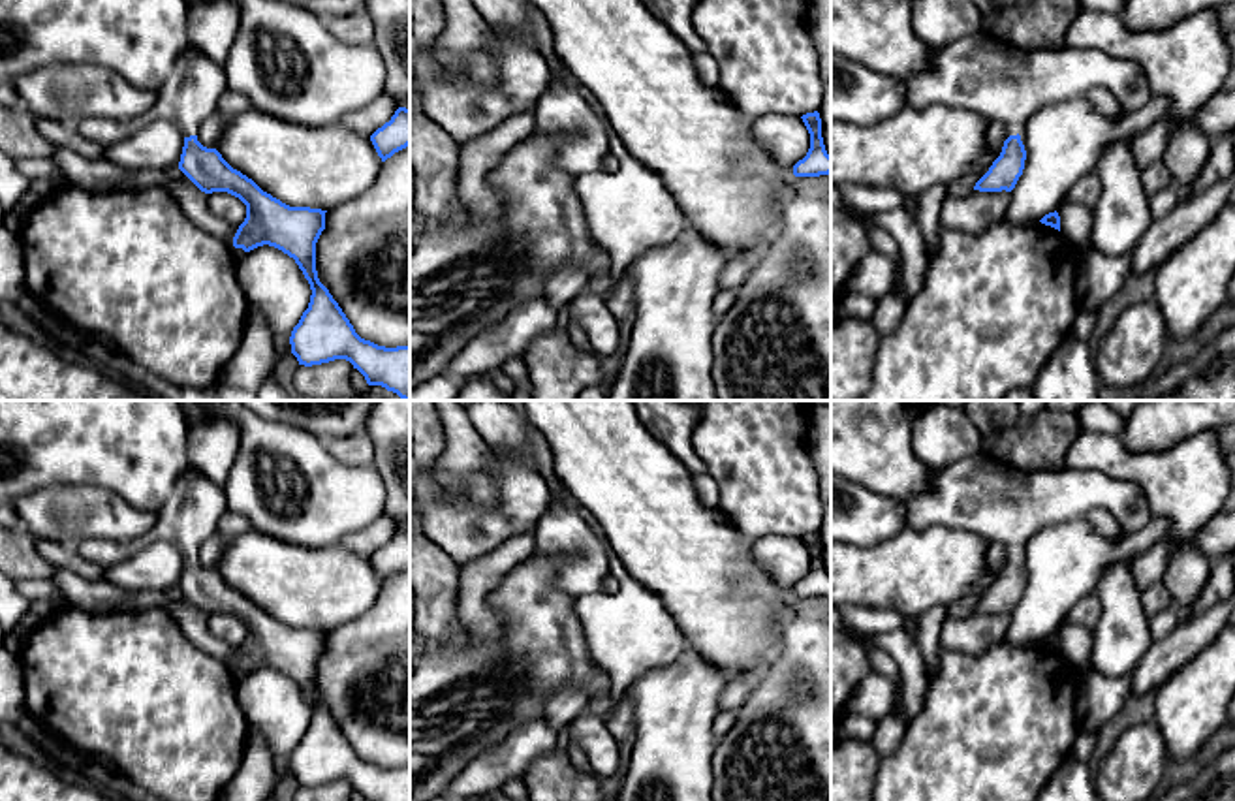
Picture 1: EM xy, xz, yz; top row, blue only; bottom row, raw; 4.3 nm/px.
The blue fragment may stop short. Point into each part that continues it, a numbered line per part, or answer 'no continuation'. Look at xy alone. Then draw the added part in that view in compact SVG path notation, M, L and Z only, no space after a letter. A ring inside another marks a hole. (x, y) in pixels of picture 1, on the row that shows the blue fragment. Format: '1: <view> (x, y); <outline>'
1: xy (190, 94); M190 45L180 53L173 71L156 90L156 102L149 111L130 120L85 117L75 124L75 130L105 147L128 139L154 120L165 120L184 137L190 137L197 134L203 120L218 111L226 88L224 66Z

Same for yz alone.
1: yz (1004, 85); M983 30L938 49L925 71L902 79L908 88L902 105L925 109L940 103L962 109L981 117L991 126L1002 126L1008 135L1021 134L1036 111L1086 98L1096 88L1103 88L1115 98L1118 105L1115 124L1139 111L1152 96L1143 68L1133 60L1111 56L1098 49L1024 51Z

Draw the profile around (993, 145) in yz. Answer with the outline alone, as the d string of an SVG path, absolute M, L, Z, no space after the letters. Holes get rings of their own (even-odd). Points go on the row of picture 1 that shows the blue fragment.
M989 135L985 141L985 147L977 158L977 165L964 177L955 179L947 186L947 196L964 196L964 194L974 192L976 182L989 171L993 162L1000 156L1002 147L1004 147L1002 139Z

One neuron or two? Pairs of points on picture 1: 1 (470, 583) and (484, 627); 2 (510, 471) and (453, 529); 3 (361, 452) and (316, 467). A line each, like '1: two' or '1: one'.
1: one
2: one
3: two

